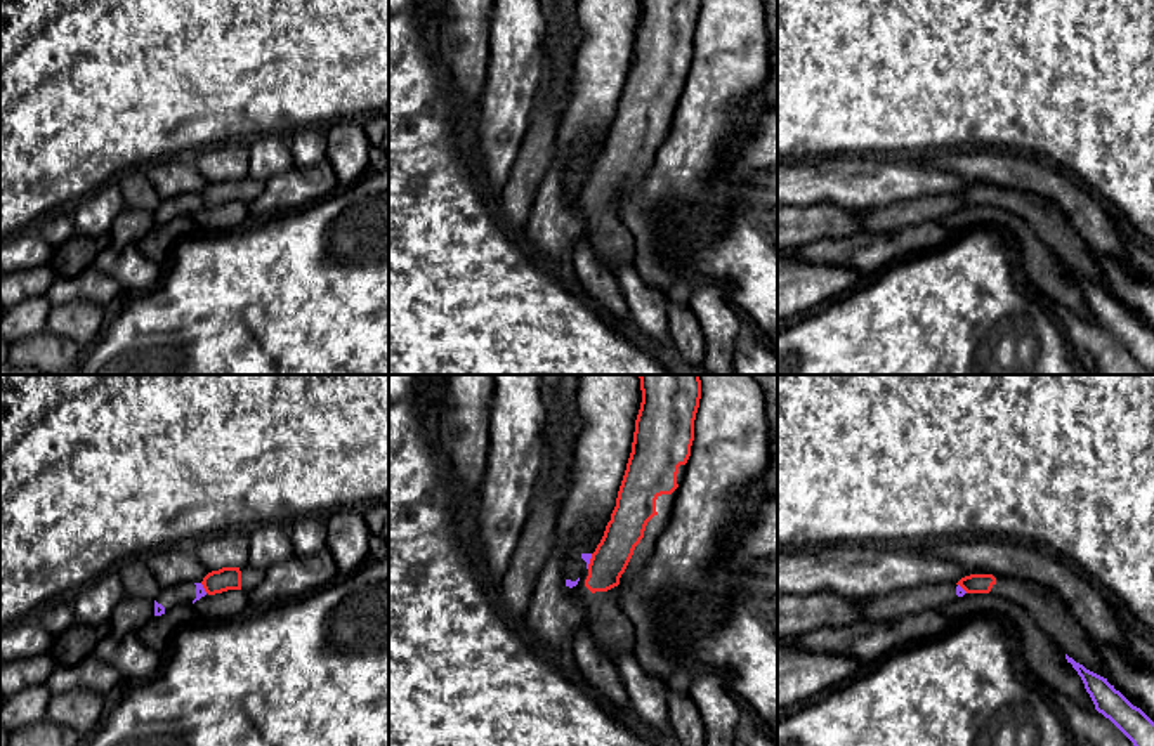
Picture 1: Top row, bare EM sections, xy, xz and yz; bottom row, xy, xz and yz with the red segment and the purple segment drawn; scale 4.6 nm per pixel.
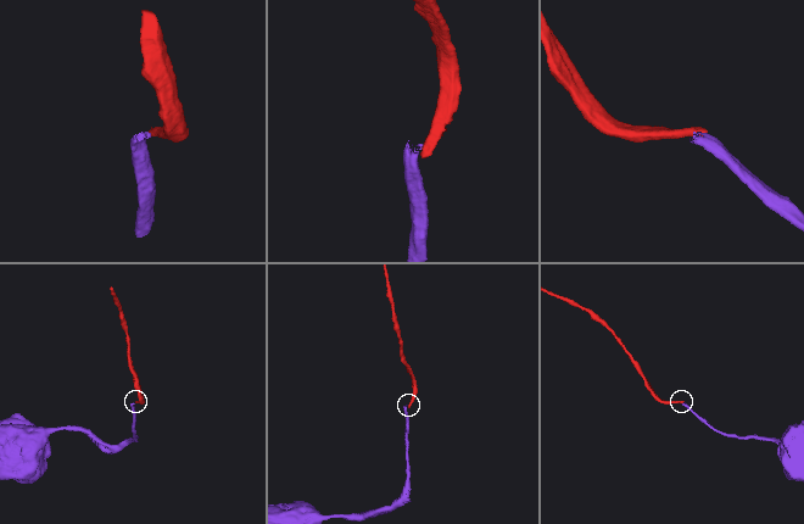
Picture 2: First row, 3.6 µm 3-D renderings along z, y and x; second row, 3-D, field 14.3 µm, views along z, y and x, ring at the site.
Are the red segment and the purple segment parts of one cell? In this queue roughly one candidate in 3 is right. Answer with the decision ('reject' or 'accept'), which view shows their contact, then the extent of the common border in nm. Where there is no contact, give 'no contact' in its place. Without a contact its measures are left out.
reject; meets red in xz; contact 80 nm long

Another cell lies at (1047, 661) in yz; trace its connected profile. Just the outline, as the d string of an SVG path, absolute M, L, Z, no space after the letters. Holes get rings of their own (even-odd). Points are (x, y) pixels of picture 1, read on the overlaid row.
M965 593L939 609L947 626L984 616L991 611L1008 628L1015 647L1022 652L1031 673L1039 682L1053 687L1079 706L1095 710L1081 677L1065 659L1065 652L1038 626L1034 618L1015 602L996 599L989 593Z

